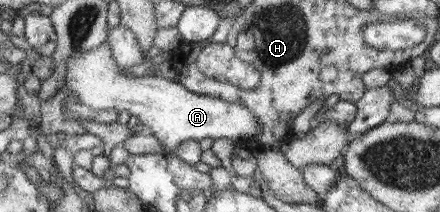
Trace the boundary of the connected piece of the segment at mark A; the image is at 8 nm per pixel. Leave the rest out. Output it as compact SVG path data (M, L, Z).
M105 41L92 51L79 51L68 58L65 75L65 87L70 94L74 95L85 106L91 109L92 113L99 110L116 108L119 112L127 110L131 116L137 116L140 124L144 124L151 135L155 135L167 149L173 151L176 146L187 140L200 141L203 138L232 138L235 143L246 142L246 138L254 138L260 131L260 124L256 121L253 113L240 102L225 102L217 97L203 96L193 93L184 88L180 83L173 82L160 75L154 76L145 72L136 71L133 76L126 76L121 73L120 66L113 58L110 44Z

